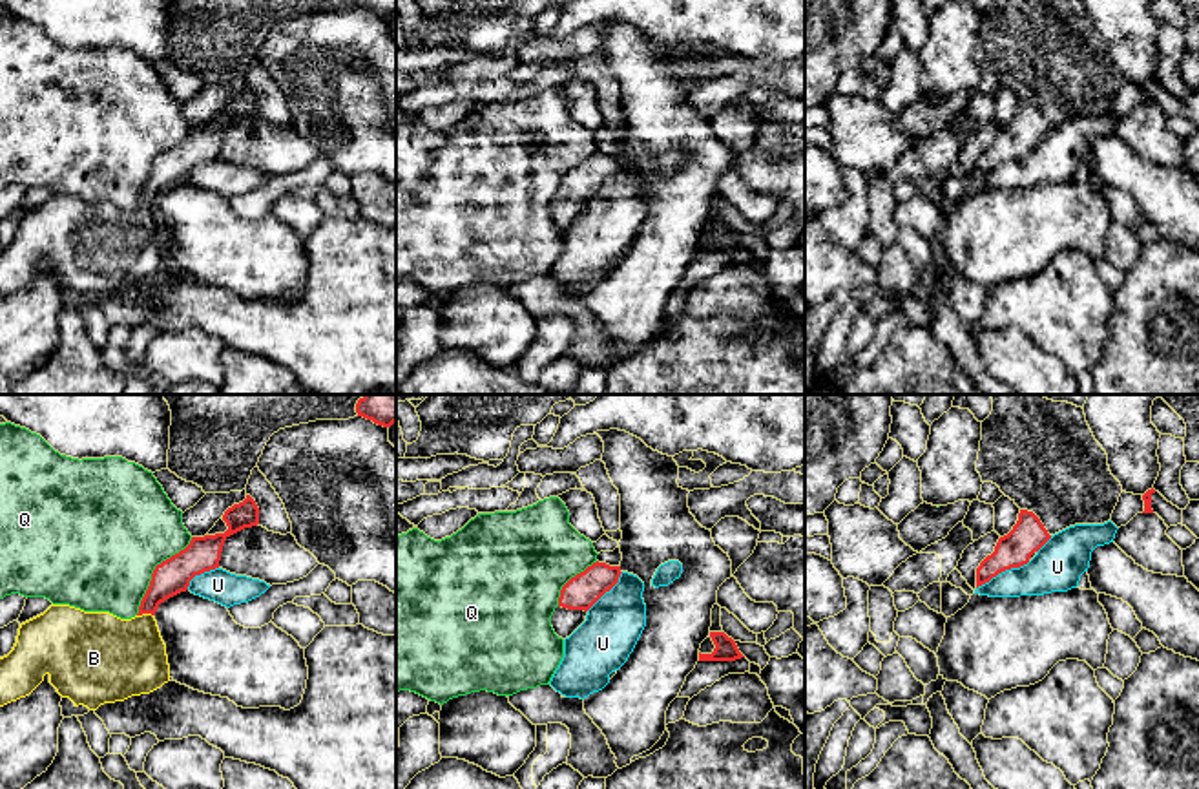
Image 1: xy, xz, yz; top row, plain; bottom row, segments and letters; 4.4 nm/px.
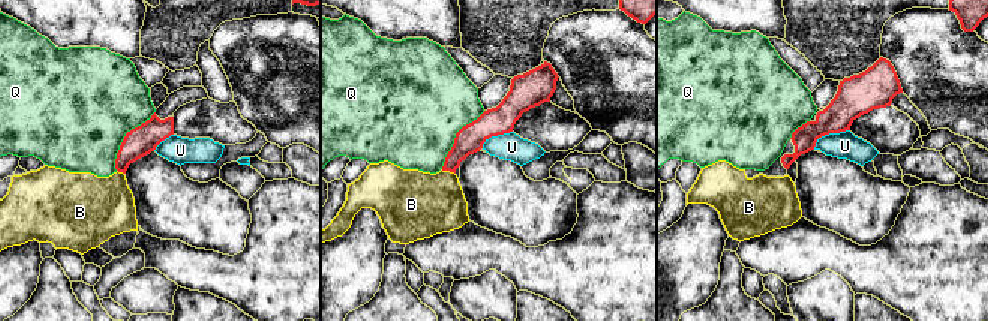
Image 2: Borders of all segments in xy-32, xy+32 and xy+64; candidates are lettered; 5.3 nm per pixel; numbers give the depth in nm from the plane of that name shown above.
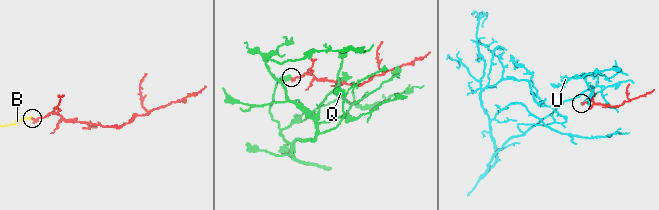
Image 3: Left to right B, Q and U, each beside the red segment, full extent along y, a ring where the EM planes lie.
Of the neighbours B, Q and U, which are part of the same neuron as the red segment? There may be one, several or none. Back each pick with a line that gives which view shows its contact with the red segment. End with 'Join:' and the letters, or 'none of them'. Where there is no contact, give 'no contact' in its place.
B: xy
Join: B

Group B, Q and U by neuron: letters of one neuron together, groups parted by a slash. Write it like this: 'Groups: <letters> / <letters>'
Groups: B / Q / U

